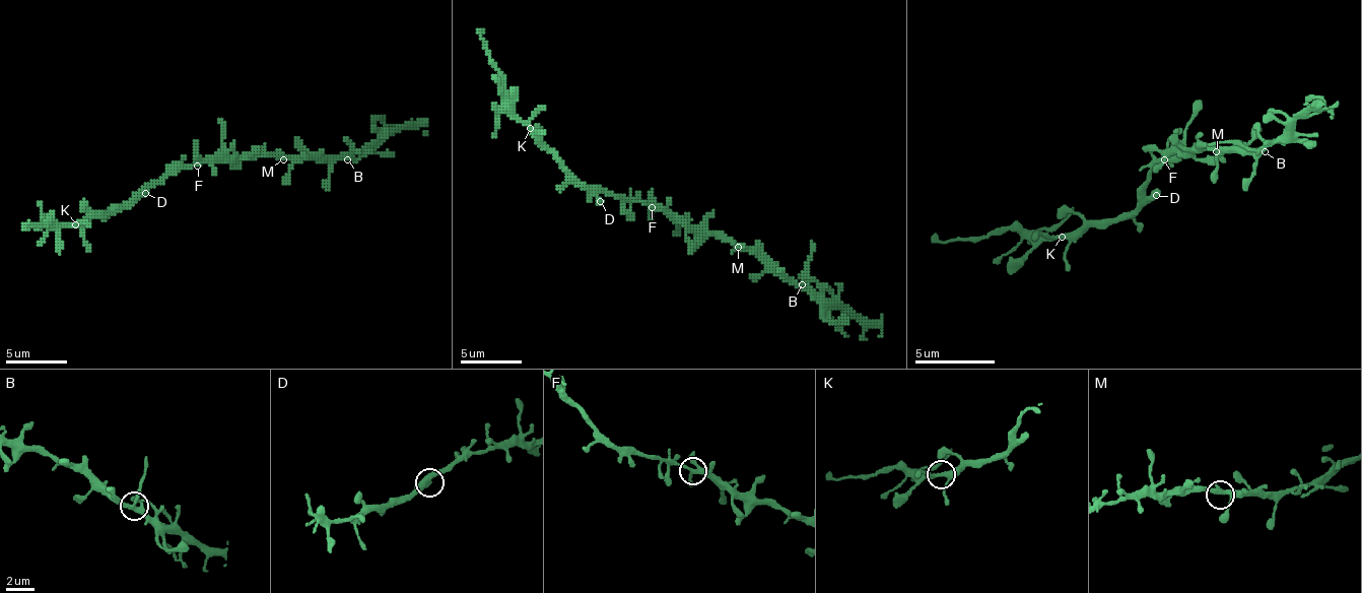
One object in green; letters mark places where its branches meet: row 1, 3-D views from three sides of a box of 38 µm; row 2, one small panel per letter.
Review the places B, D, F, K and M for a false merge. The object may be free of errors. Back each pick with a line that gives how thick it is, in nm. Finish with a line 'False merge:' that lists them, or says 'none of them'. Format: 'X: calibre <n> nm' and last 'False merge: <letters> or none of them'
False merge: none of them

